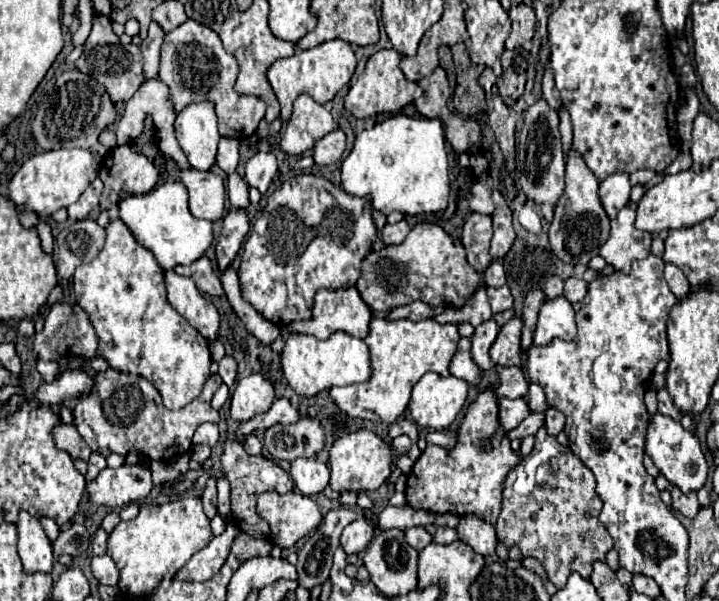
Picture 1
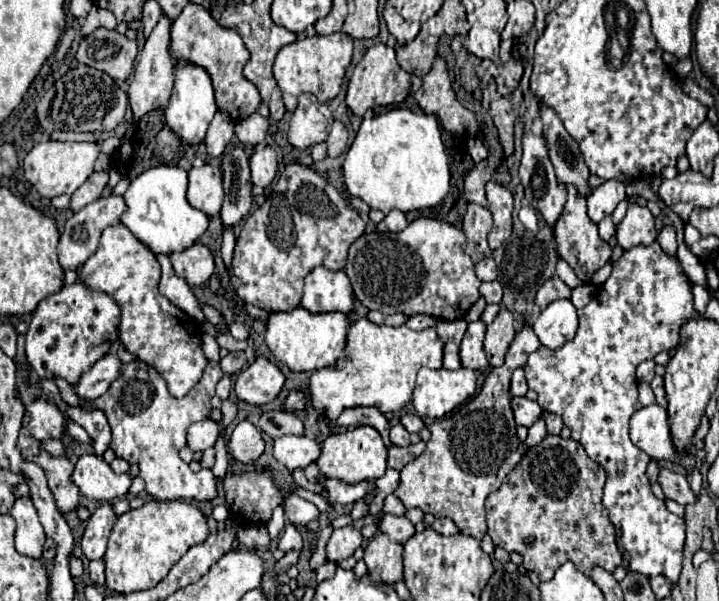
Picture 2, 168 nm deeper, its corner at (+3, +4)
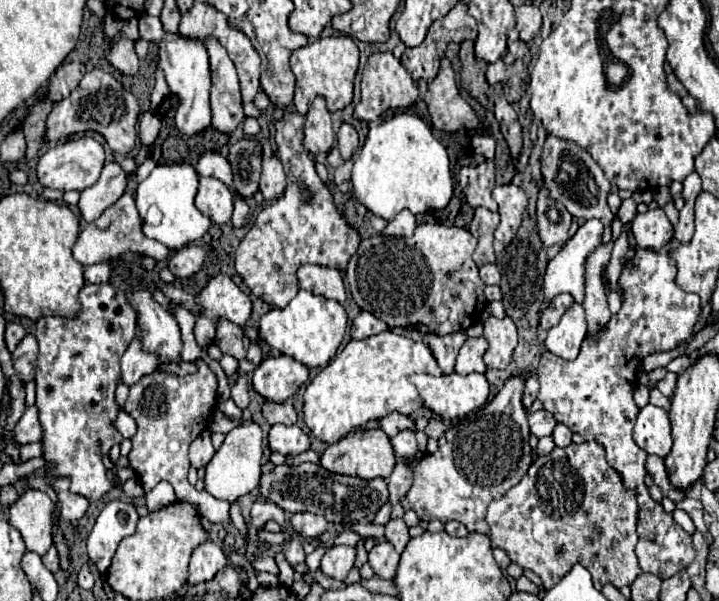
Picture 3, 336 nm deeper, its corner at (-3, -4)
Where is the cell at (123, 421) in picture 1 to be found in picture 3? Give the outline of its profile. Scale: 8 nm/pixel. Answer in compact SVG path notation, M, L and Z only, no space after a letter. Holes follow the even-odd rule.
M196 359L194 363L198 369L194 375L180 377L174 373L154 371L130 387L124 411L136 419L138 433L132 437L132 451L128 453L128 461L136 471L144 491L150 491L160 481L168 481L172 483L178 501L190 503L198 515L206 517L208 521L226 525L232 523L230 505L226 501L214 499L206 491L196 491L186 479L190 469L188 447L202 431L208 429L210 413L216 403L216 375L204 359Z

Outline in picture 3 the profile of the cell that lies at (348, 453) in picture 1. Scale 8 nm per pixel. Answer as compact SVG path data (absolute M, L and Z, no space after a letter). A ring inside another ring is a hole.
M356 429L354 435L346 435L334 445L328 445L320 457L320 465L332 473L340 475L356 475L360 479L374 479L374 477L390 477L396 457L390 445L388 435L382 429Z

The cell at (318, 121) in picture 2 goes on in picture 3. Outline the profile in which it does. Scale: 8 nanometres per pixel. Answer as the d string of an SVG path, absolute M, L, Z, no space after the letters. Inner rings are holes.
M322 97L314 99L304 125L304 147L312 153L328 153L334 145L334 129L330 111L326 109L326 101Z

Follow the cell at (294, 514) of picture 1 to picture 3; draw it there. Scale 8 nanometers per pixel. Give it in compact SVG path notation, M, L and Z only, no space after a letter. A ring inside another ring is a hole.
M296 513L290 523L294 531L298 531L306 539L320 537L328 529L328 521L322 515L314 515L314 513Z

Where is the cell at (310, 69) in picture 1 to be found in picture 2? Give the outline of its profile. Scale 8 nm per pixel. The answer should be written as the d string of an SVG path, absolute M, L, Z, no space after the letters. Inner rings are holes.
M332 33L332 35L308 35L302 37L286 47L282 47L274 61L274 79L282 91L284 105L288 111L296 109L296 99L300 93L310 91L316 95L320 103L334 99L340 93L340 85L344 73L352 61L353 38L346 33Z

